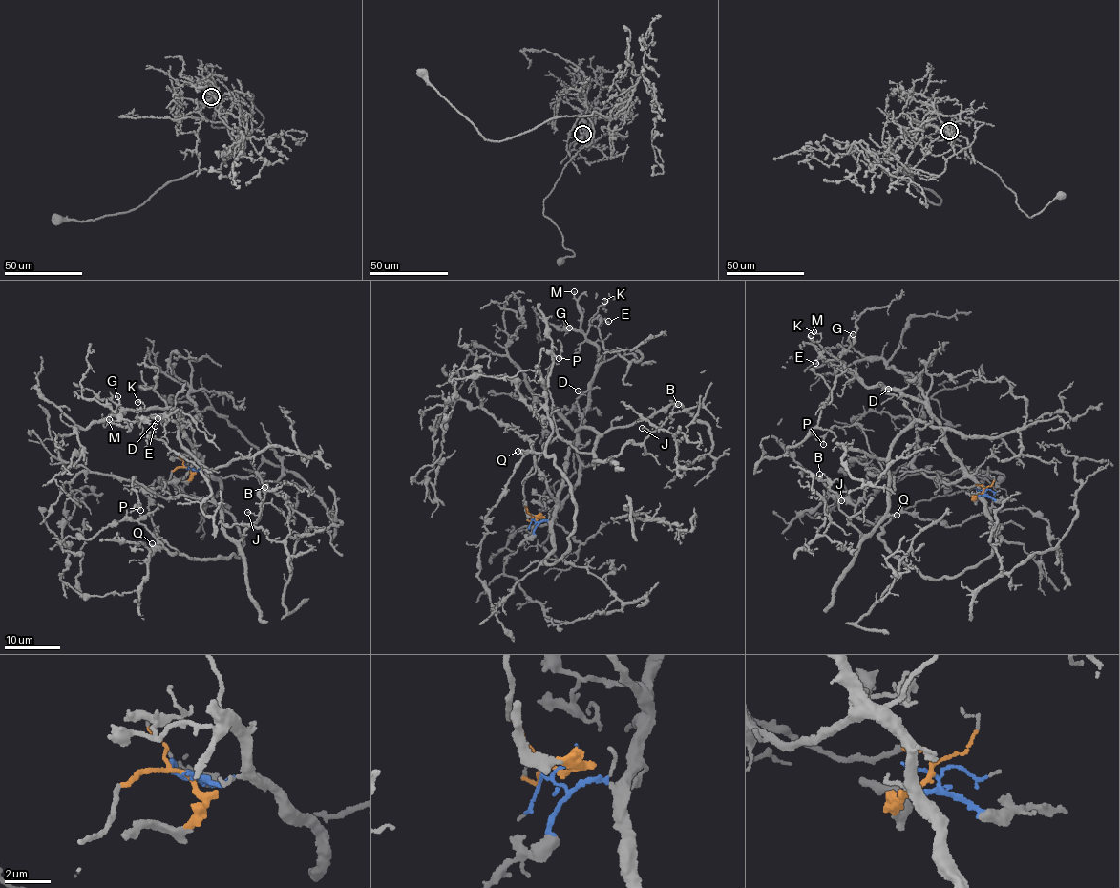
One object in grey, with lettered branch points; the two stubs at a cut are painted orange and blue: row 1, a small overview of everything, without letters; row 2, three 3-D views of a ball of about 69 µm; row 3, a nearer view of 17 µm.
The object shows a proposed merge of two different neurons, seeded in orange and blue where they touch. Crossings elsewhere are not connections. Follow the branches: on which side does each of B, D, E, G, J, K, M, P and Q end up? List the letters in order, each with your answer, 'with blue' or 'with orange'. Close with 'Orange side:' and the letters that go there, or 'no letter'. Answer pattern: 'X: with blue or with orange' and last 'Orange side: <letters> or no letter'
B: with orange
D: with blue
E: with blue
G: with blue
J: with orange
K: with blue
M: with blue
P: with orange
Q: with blue
Orange side: B, J, P

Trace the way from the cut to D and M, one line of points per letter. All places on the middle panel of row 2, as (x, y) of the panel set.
D: (535, 518), (536, 521), (543, 521), (554, 517), (564, 465), (588, 397), (586, 391), (578, 391)
M: (535, 518), (543, 521), (554, 517), (564, 465), (581, 424), (598, 360), (596, 346), (581, 329), (574, 292)

